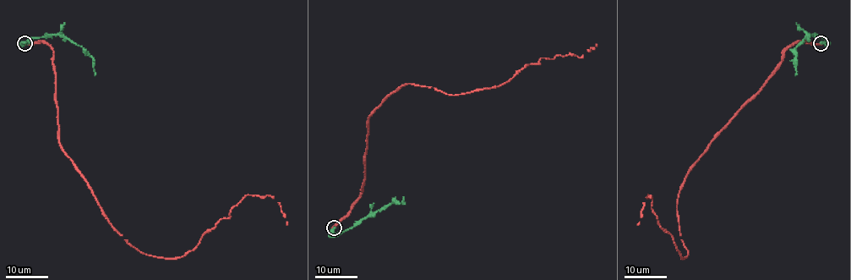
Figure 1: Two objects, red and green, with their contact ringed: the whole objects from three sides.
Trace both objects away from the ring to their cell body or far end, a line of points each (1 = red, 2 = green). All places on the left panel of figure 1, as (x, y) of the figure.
1: (24, 43), (53, 51), (59, 145), (124, 239), (183, 257), (247, 195), (270, 195), (286, 225)
2: (24, 43), (34, 38), (62, 35), (83, 47), (92, 58), (95, 75)

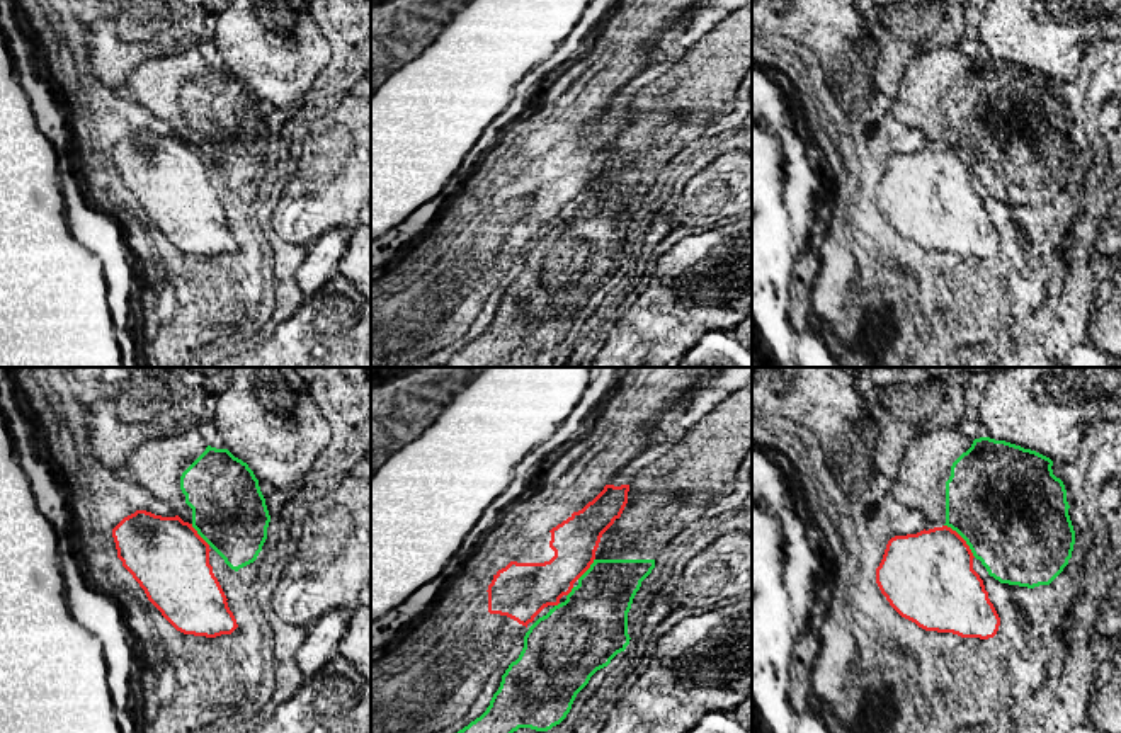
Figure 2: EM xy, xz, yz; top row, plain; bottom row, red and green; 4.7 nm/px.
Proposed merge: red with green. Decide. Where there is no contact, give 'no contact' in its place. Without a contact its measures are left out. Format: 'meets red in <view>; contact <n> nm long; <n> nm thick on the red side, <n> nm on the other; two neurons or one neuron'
meets red in yz; contact 220 nm long; 440 nm thick on the red side, 500 nm on the other; two neurons

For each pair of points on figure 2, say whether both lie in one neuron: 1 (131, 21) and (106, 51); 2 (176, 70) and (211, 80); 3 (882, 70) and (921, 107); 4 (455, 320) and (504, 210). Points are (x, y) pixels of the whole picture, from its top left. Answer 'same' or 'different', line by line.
1: same
2: same
3: different
4: same

